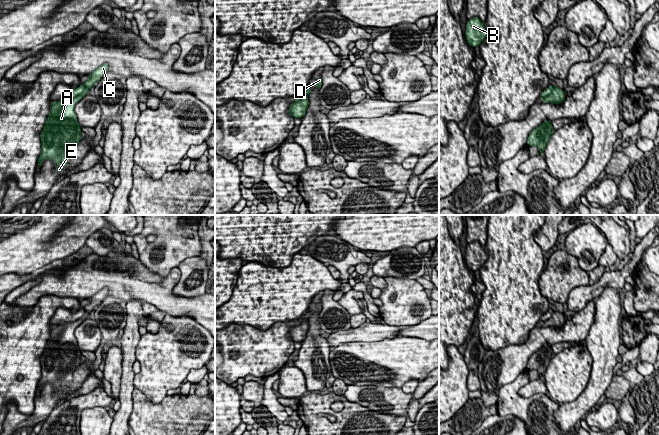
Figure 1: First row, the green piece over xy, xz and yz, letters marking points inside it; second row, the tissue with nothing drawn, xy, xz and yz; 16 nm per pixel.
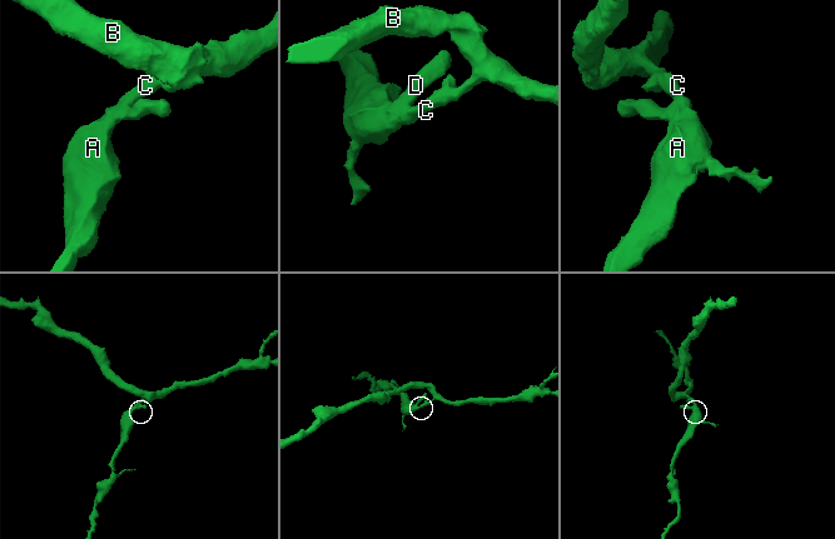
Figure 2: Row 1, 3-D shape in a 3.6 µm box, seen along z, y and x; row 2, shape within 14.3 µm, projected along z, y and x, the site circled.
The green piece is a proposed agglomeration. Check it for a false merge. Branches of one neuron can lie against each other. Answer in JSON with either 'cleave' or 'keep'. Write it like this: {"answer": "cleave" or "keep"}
{"answer": "cleave"}

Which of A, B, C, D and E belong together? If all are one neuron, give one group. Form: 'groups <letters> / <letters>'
groups A B C E / D

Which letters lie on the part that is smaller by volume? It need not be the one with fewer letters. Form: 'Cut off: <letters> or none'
Cut off: D

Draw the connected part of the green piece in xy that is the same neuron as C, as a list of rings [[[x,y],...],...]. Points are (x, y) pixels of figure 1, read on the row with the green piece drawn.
[[[107,63],[100,66],[89,79],[83,83],[85,91],[71,98],[61,98],[51,103],[50,112],[40,134],[41,155],[38,158],[40,167],[45,159],[51,159],[59,166],[55,171],[62,172],[67,166],[68,159],[73,155],[73,148],[81,140],[81,126],[78,123],[74,108],[76,104],[88,94],[89,90],[102,76],[108,72]]]

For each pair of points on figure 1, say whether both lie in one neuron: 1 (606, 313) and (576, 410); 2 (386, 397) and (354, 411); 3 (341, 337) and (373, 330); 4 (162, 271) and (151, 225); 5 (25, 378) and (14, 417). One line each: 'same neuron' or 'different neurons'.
1: same neuron
2: different neurons
3: same neuron
4: same neuron
5: different neurons

